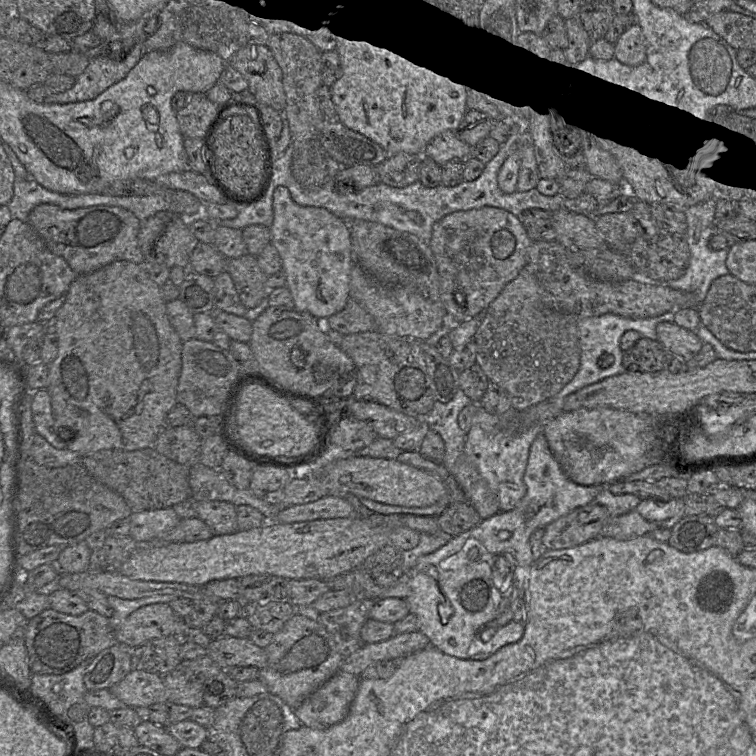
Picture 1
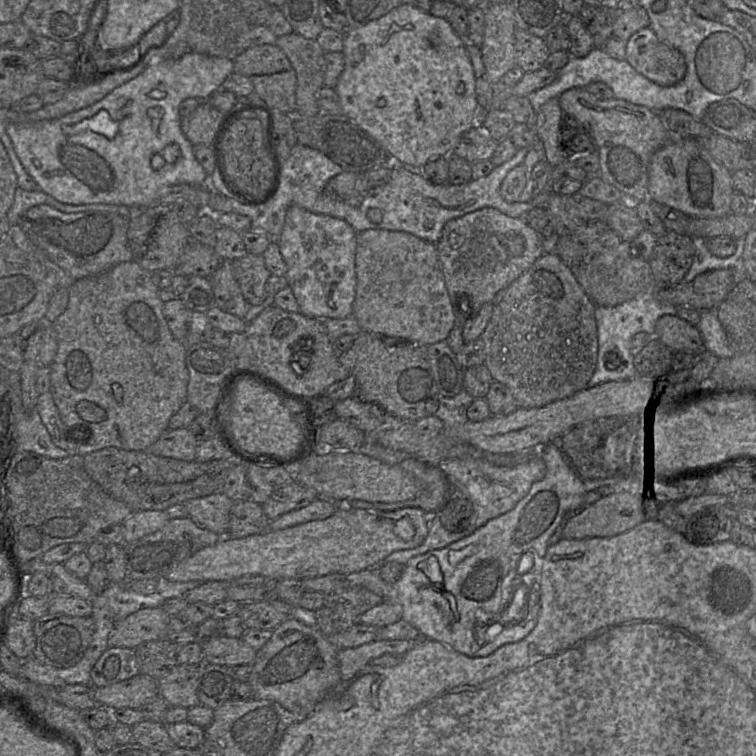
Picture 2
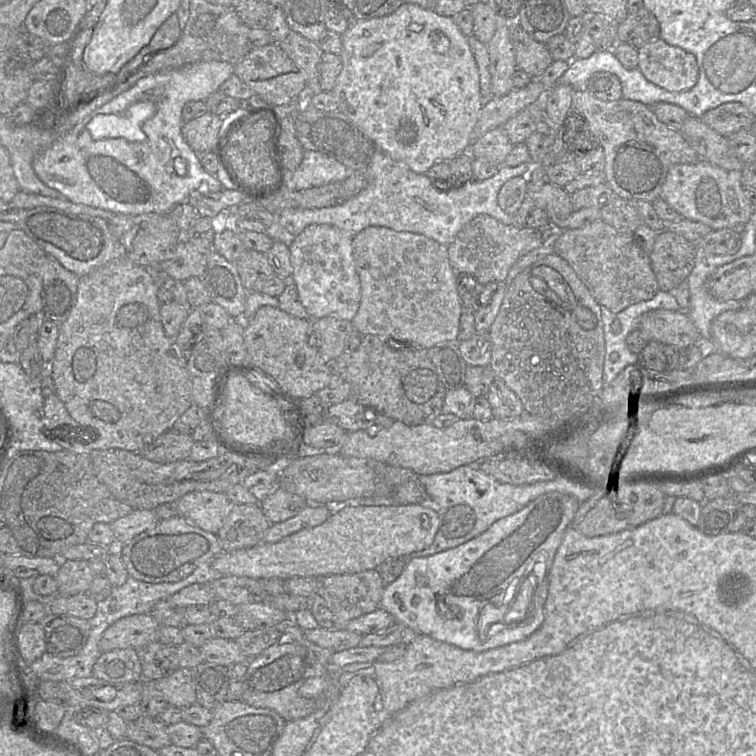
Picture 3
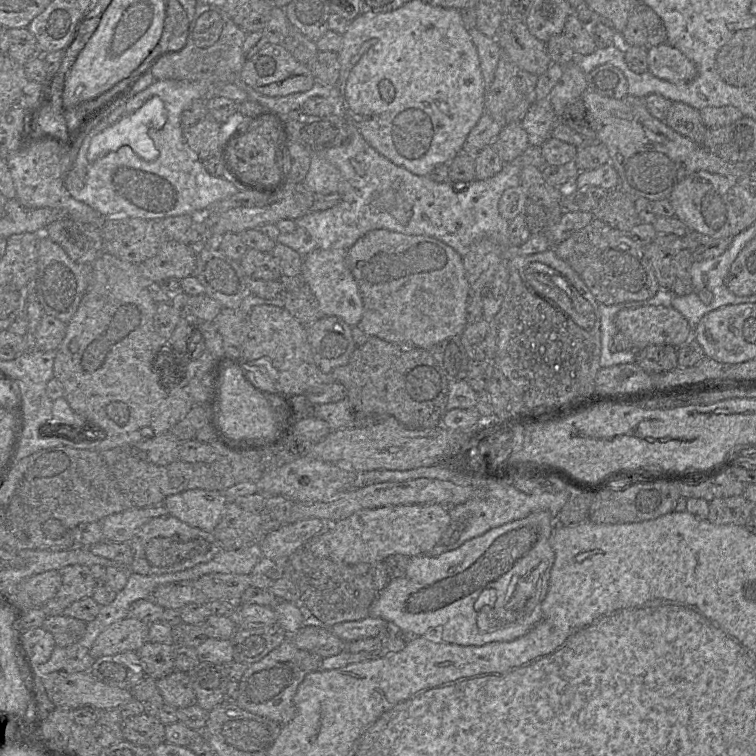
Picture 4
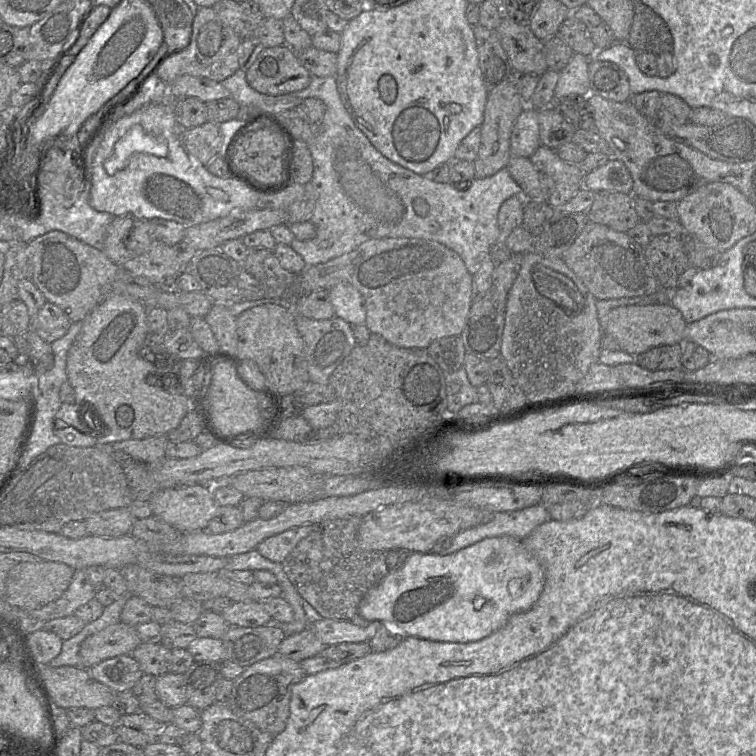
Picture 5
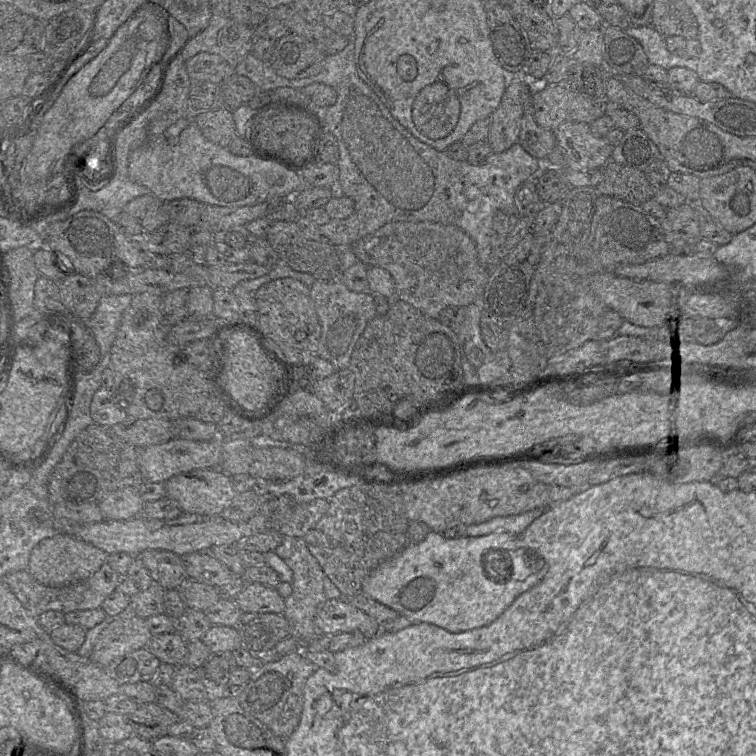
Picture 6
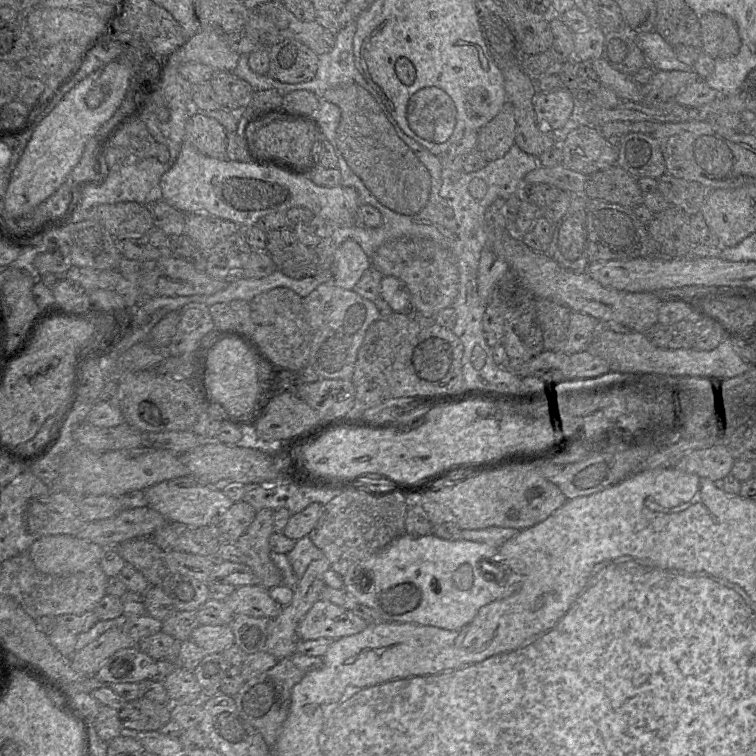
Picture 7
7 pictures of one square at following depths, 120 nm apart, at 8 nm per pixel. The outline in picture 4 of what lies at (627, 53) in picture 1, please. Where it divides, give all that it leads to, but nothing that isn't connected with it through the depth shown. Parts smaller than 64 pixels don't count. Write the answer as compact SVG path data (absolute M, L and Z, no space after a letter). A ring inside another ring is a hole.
M667 43L648 49L648 71L677 85L690 83L698 73L694 62Z

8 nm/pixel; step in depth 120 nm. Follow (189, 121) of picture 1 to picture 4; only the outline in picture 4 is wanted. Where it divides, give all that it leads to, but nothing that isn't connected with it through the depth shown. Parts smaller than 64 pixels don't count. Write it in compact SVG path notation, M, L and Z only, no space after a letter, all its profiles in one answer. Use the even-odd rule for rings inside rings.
M209 116L183 129L186 142L201 161L220 154L220 132L221 124Z

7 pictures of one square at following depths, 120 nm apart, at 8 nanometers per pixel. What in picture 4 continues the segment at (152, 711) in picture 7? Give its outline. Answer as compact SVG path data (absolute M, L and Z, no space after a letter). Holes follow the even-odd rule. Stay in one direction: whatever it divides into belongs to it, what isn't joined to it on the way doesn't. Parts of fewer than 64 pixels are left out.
M143 712L123 720L121 739L153 749L165 742L165 725L155 715Z

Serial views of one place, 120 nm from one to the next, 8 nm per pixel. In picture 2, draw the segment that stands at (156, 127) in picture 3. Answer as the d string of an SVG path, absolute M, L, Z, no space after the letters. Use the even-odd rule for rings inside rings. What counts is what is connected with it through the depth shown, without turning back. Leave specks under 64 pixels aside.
M187 53L176 59L154 61L135 78L116 87L104 98L90 106L53 120L42 120L34 123L9 123L6 127L6 132L10 137L14 150L27 173L40 186L43 192L52 196L59 202L71 205L93 203L123 204L137 208L148 208L159 202L160 189L162 188L180 183L206 187L208 174L194 155L194 145L182 132L179 105L186 98L196 98L200 101L207 101L212 92L221 89L223 81L233 72L233 69L233 61L229 58L200 53Z

